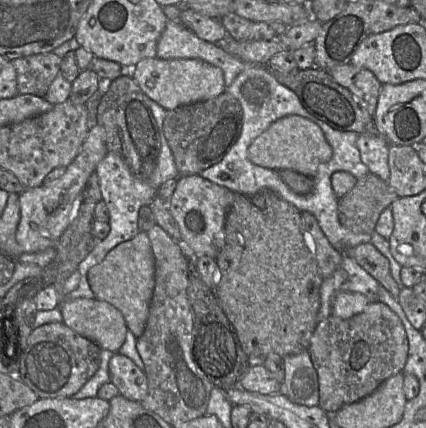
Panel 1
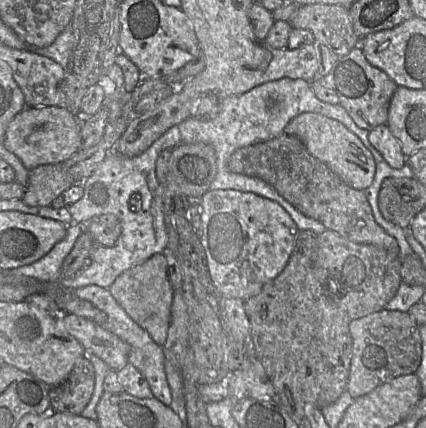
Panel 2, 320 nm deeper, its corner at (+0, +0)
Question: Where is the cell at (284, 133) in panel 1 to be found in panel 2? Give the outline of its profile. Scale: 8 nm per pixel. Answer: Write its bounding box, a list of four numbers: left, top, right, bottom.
[283,112,376,191]

